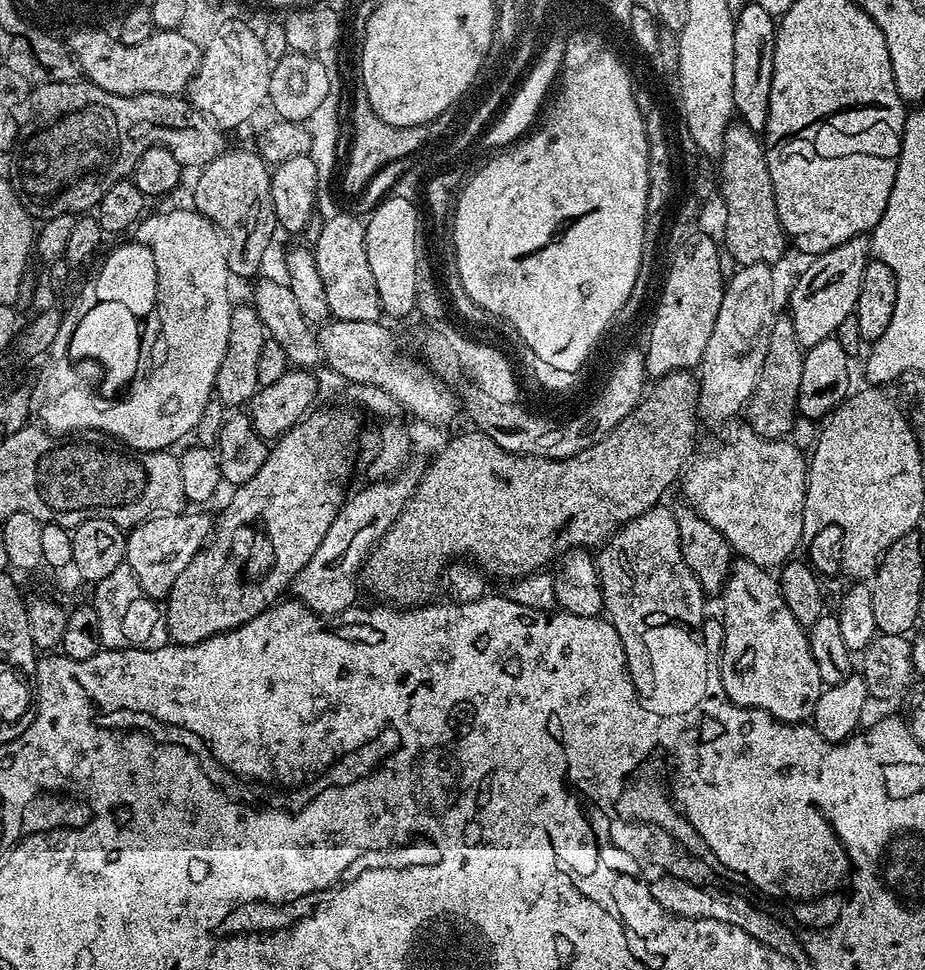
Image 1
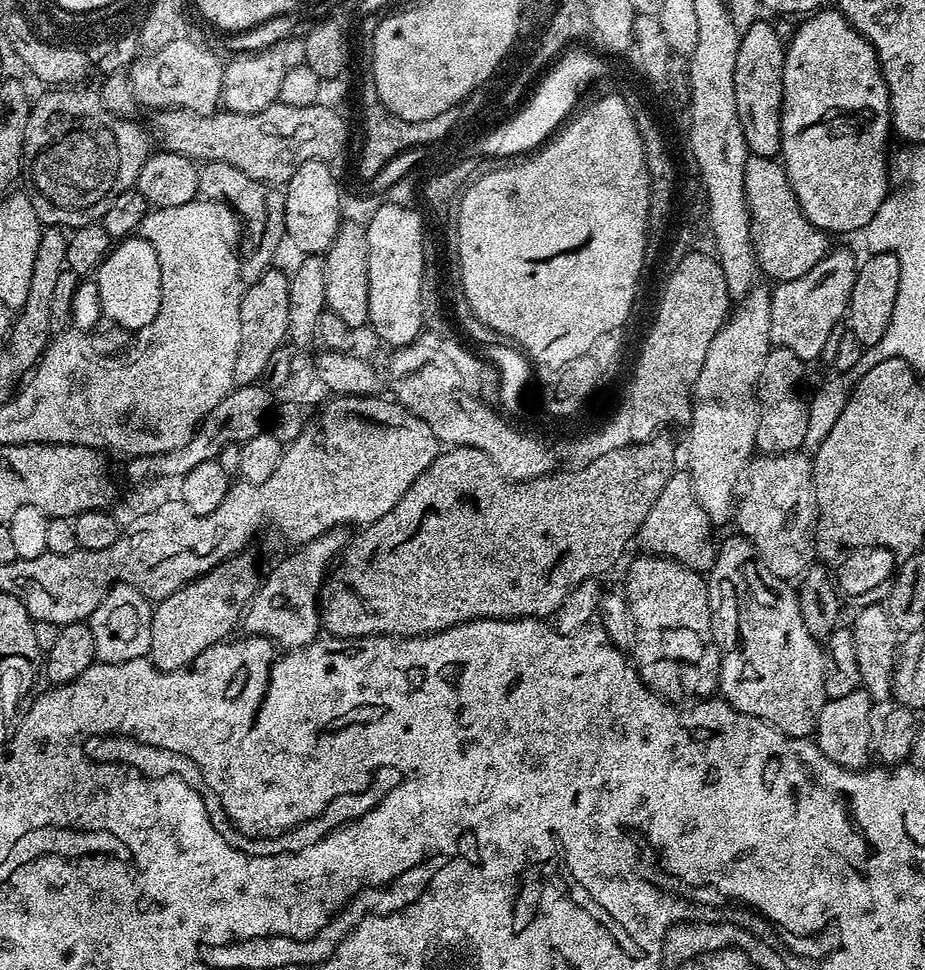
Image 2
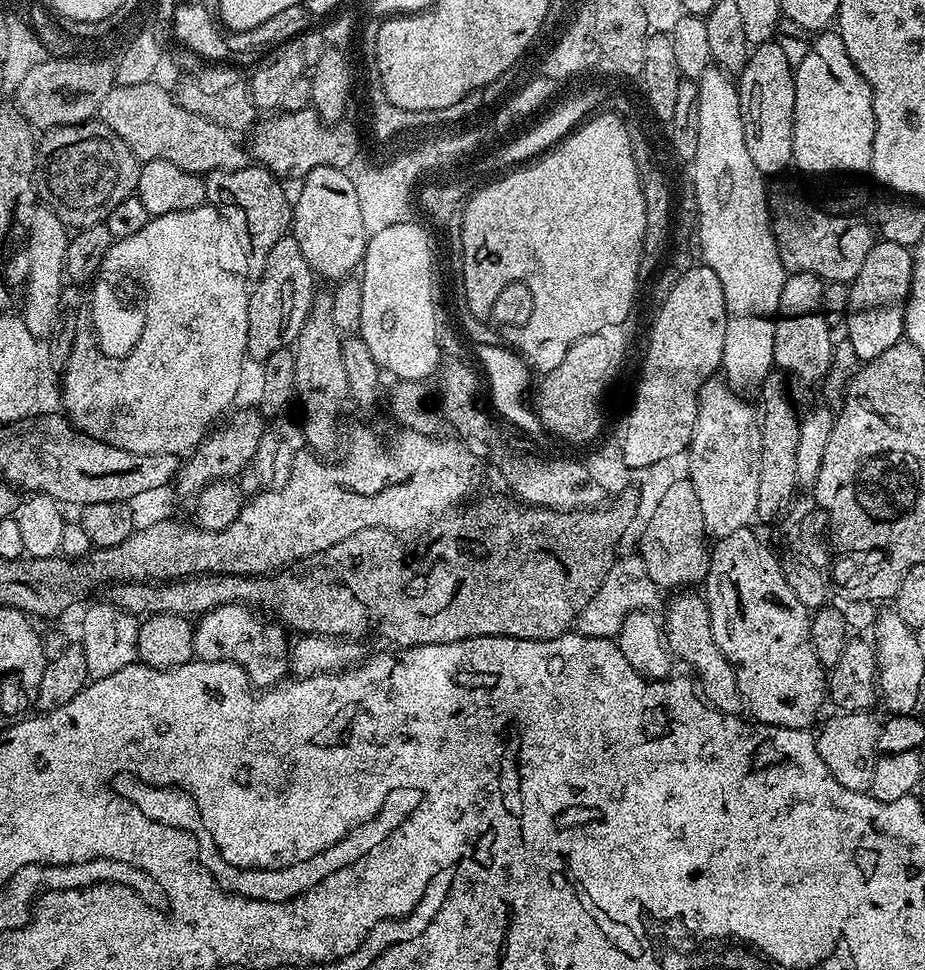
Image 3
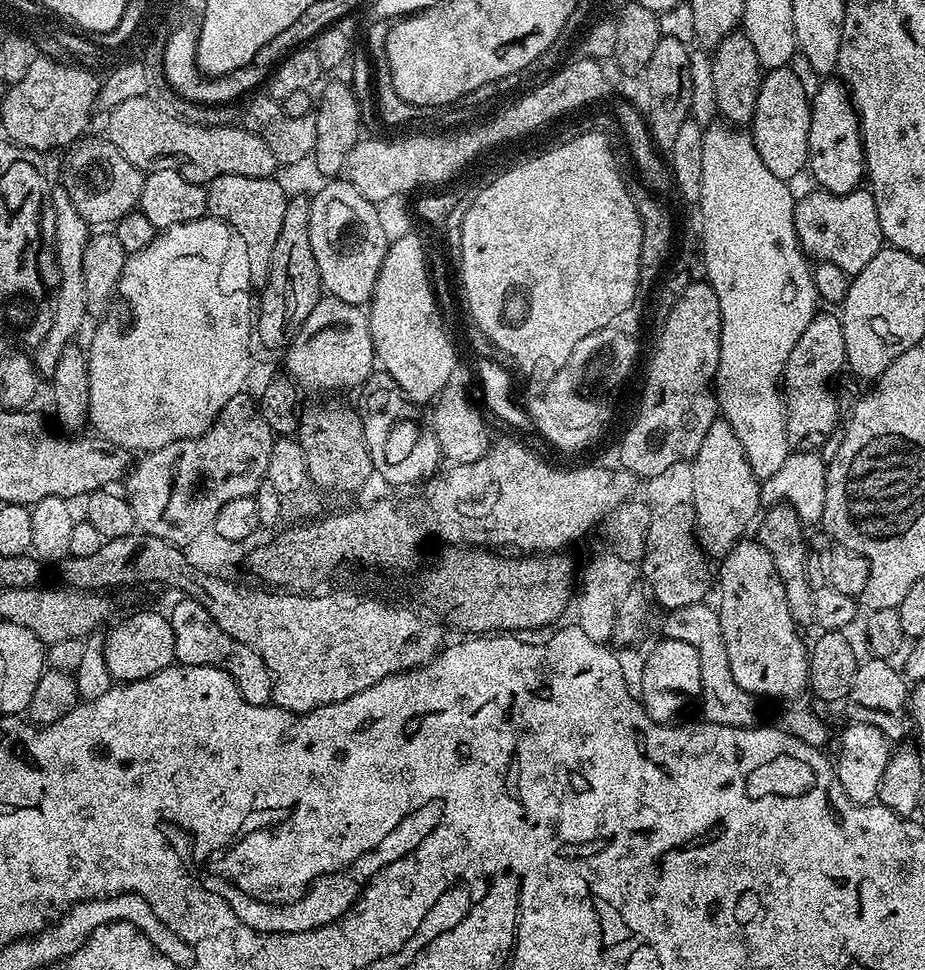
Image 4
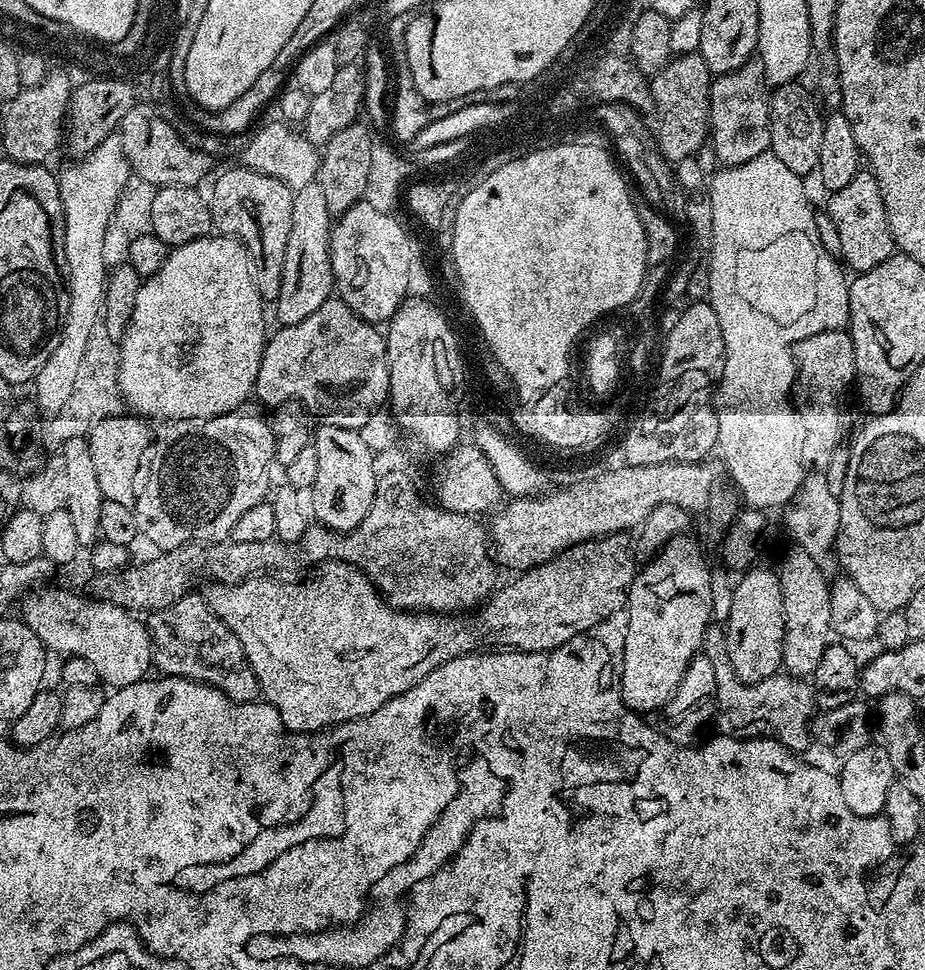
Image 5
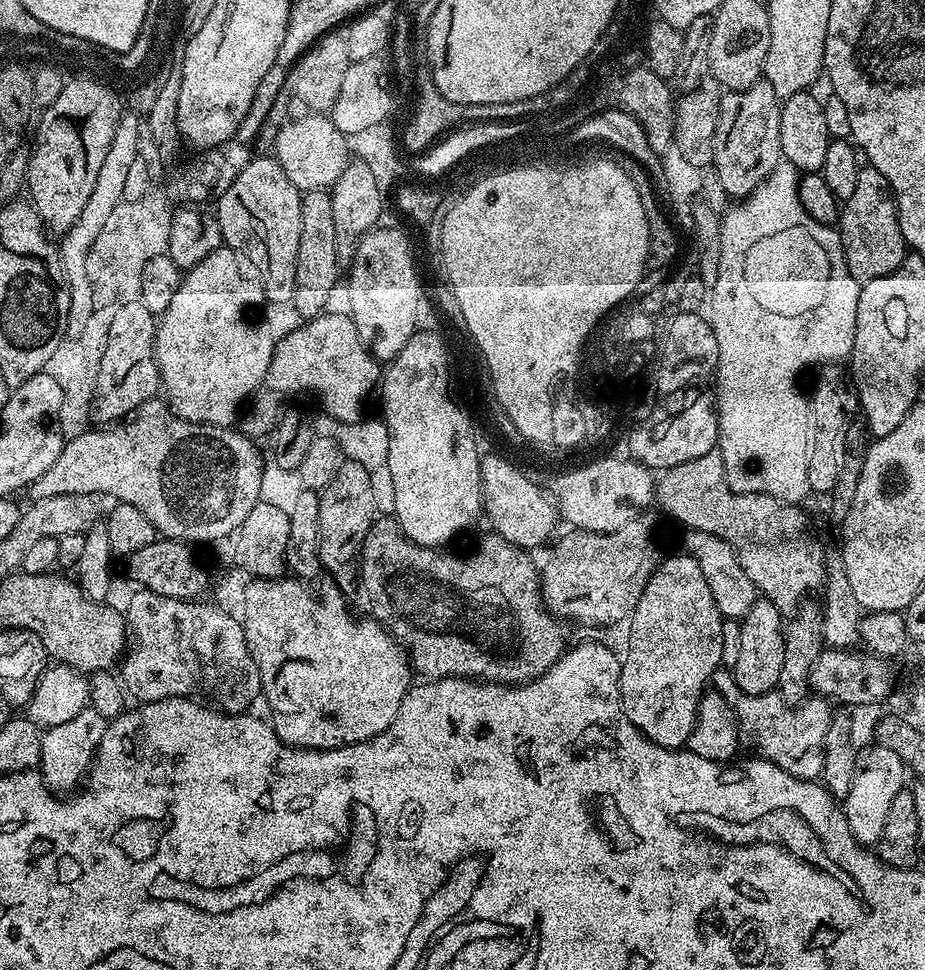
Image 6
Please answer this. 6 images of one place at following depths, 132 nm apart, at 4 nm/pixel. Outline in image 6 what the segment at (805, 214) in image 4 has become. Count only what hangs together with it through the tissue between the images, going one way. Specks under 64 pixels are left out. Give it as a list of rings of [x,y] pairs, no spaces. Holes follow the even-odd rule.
[[[870,166],[861,167],[854,194],[850,194],[850,198],[843,201],[838,217],[838,231],[844,247],[844,257],[854,279],[863,282],[882,278],[886,274],[898,271],[903,265],[906,245],[896,213],[896,201],[892,198],[892,190],[886,178],[882,178],[878,170]]]

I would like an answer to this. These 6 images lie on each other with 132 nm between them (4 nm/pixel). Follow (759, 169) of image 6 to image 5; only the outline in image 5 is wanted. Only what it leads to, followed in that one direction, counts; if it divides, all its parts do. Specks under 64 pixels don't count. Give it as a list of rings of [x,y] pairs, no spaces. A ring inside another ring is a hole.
[[[759,59],[747,60],[738,70],[716,76],[709,90],[710,141],[721,165],[745,164],[750,158],[769,151],[770,138],[770,85],[764,78]]]

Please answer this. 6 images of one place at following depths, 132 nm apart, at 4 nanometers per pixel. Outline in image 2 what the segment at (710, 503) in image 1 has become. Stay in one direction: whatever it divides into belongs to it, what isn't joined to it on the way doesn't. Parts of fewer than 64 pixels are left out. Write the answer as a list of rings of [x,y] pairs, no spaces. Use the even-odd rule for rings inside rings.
[[[803,451],[791,452],[790,454],[782,454],[781,456],[765,456],[763,454],[757,455],[755,459],[749,463],[746,469],[746,484],[748,480],[748,489],[739,493],[738,499],[734,504],[734,524],[737,524],[739,535],[745,536],[746,539],[752,542],[752,545],[756,547],[756,554],[761,560],[767,564],[770,571],[774,574],[778,574],[778,578],[789,582],[799,581],[800,577],[804,575],[804,572],[814,562],[814,540],[810,533],[814,528],[814,521],[816,515],[816,491],[814,490],[814,482],[812,481],[812,460],[809,457],[804,457]]]

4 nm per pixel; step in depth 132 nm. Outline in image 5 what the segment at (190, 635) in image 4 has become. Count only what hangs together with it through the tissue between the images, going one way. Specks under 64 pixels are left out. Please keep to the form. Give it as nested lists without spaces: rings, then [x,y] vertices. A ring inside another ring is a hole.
[[[186,595],[174,606],[151,613],[150,631],[154,664],[162,670],[163,675],[180,675],[187,680],[213,684],[219,692],[237,700],[239,704],[251,704],[261,695],[258,678],[244,657],[238,638],[234,638],[226,622],[222,622],[222,618],[210,610],[203,595]]]

